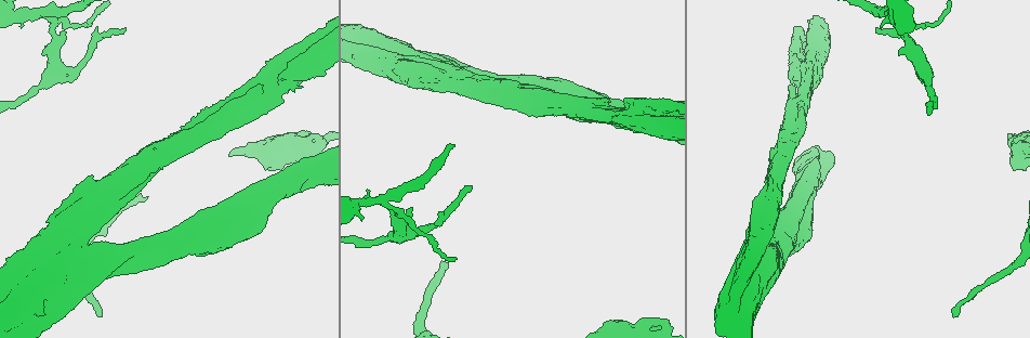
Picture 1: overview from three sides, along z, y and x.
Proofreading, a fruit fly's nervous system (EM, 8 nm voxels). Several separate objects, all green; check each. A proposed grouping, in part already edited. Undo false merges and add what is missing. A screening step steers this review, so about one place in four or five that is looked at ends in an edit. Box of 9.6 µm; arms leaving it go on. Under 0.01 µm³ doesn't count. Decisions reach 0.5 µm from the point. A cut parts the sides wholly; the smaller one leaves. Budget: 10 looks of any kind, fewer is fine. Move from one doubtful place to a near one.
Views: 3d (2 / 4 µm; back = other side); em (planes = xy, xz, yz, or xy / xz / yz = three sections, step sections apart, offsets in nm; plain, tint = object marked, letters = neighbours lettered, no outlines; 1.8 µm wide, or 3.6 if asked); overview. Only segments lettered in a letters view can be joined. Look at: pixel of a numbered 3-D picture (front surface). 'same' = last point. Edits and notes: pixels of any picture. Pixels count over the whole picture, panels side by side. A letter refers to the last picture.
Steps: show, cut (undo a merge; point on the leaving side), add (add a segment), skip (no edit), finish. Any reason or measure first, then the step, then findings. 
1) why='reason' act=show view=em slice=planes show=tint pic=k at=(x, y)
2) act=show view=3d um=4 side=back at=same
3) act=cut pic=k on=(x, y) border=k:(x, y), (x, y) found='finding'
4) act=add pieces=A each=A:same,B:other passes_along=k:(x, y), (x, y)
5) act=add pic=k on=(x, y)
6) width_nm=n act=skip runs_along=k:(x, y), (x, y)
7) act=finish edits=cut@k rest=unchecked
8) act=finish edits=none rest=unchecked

why='thin end' act=show view=em slice=planes show=letters pic=1 at=(447, 262)

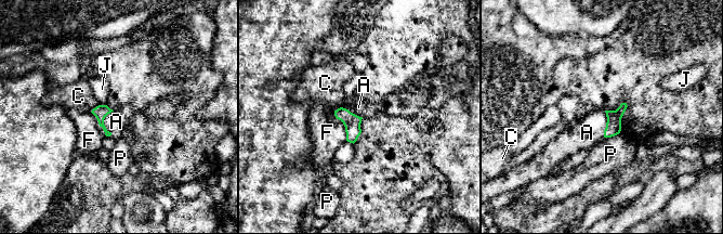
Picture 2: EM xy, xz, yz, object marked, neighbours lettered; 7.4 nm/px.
width_nm=100 longest_contact=F:240nm act=add pieces=A each=A:same,C:other,F:other,J:other,P:other found='the neuron continues'

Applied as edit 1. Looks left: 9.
act=show view=overview

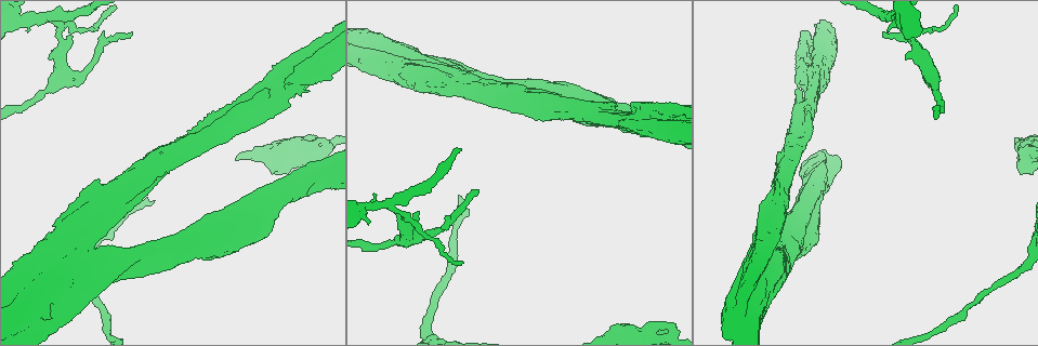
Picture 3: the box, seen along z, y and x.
why='sudden change in width' act=show view=em slice=yz step=8 show=letters pic=3 at=(410, 236)

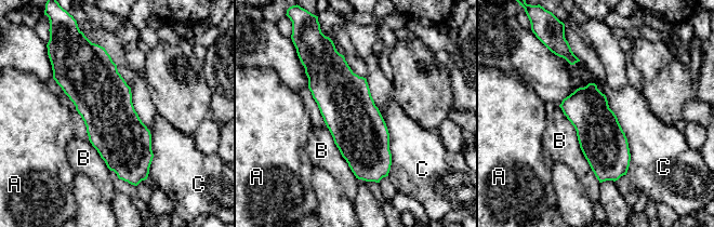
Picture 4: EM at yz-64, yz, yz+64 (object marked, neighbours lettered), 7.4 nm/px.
act=skip each=A:other,B:other,C:other found='all the same neuron'

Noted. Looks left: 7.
why='tapers out' act=show view=3d um=4 pic=3 at=(130, 33)

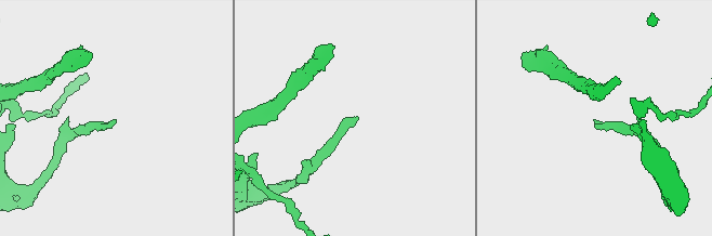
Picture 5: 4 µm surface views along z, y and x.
act=show view=em slice=planes show=letters pic=5 at=(596, 122)

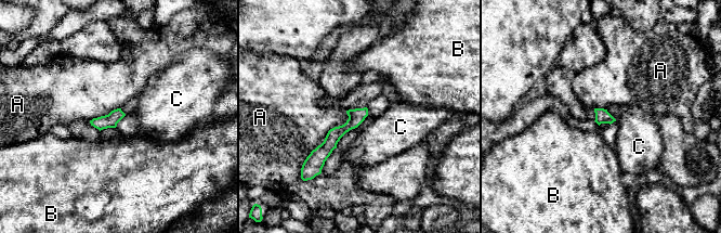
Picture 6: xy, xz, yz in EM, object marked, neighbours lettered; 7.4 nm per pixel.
act=skip each=A:other,B:other,C:other found='no lettered segment goes on from it'

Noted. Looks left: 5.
why='closes a loop' act=show view=em um=3.6 slice=planes show=letters pic=3 at=(655, 112)

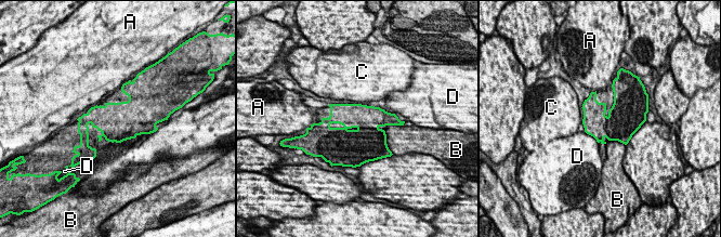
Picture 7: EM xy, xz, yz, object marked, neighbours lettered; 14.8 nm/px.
longest_contact=B:260nm act=skip each=A:other,B:other,C:other,D:other border=7:(585, 131), (598, 142) found='all the same neuron'

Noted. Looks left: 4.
act=finish edits=add@2 rest=unchecked

